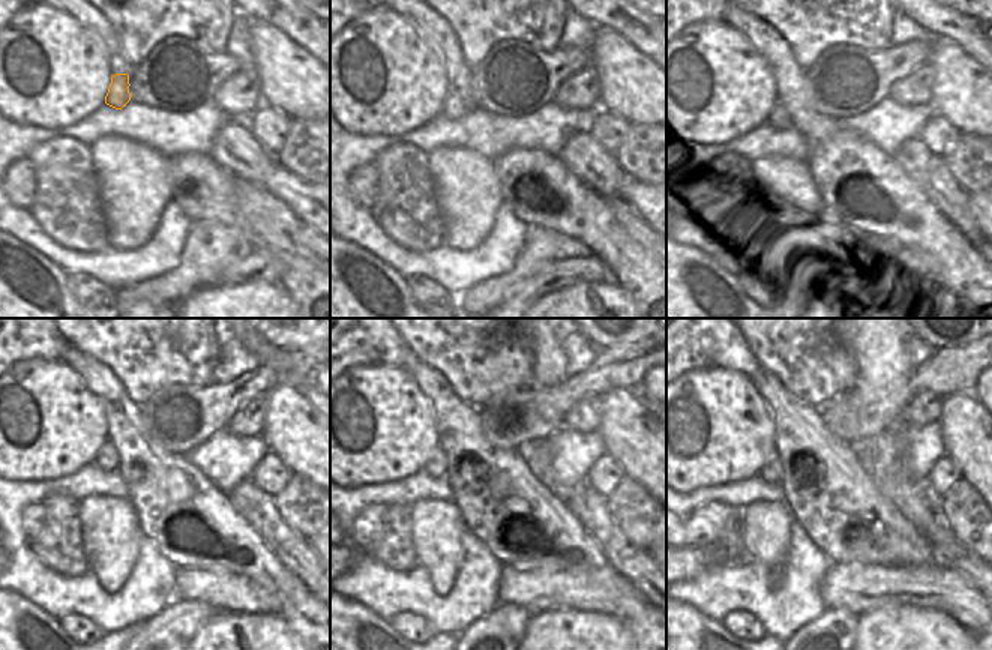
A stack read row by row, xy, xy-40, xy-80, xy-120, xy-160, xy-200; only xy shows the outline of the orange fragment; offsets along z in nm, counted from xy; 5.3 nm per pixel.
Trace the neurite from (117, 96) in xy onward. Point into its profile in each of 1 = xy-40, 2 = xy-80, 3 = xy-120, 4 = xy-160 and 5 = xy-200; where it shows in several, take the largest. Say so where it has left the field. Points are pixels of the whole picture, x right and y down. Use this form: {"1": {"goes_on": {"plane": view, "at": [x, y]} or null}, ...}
{"1": {"goes_on": {"plane": "xy-40", "at": [453, 107]}}, "2": {"goes_on": {"plane": "xy-80", "at": [779, 119]}}, "3": {"goes_on": {"plane": "xy-120", "at": [107, 458]}}, "4": {"goes_on": {"plane": "xy-160", "at": [437, 466]}}, "5": {"goes_on": {"plane": "xy-200", "at": [772, 473]}}}

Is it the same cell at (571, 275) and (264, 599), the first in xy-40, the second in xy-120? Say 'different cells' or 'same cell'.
different cells

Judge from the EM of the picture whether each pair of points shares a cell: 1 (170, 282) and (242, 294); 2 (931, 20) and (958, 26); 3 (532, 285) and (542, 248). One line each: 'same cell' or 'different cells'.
1: different cells
2: same cell
3: different cells

